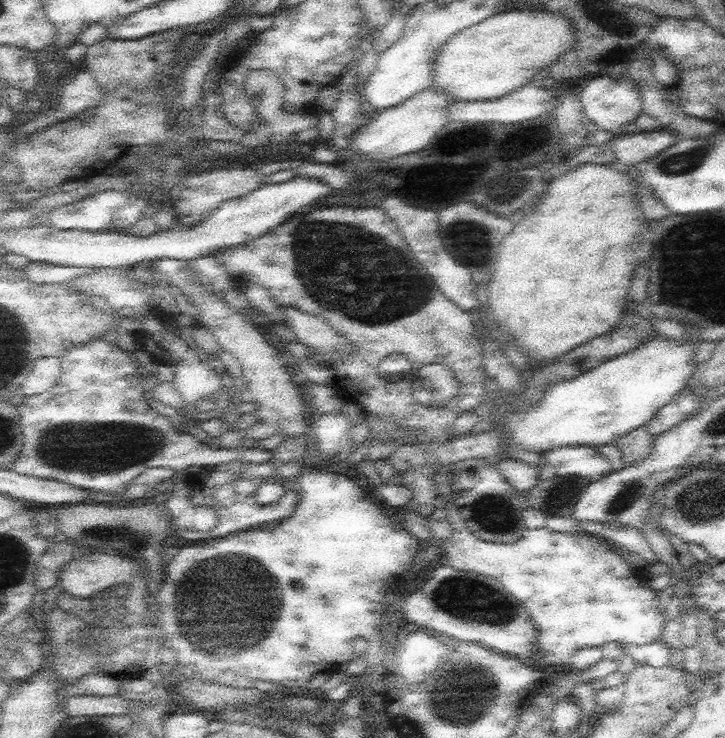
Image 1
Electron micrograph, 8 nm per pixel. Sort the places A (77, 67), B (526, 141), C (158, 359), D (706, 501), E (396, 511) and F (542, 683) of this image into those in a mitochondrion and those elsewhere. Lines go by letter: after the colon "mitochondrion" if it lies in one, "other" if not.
A: other
B: other
C: other
D: mitochondrion
E: other
F: other

